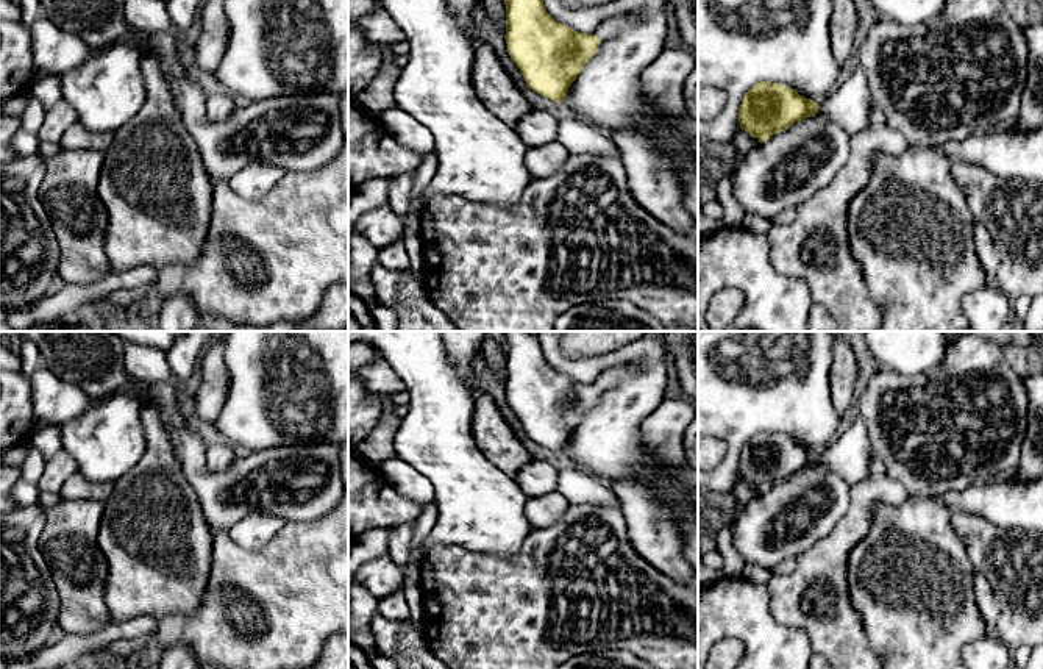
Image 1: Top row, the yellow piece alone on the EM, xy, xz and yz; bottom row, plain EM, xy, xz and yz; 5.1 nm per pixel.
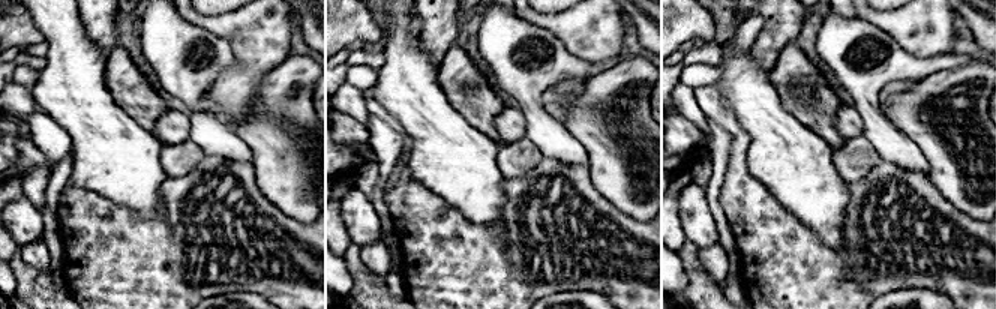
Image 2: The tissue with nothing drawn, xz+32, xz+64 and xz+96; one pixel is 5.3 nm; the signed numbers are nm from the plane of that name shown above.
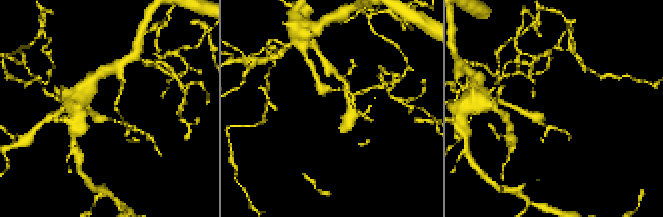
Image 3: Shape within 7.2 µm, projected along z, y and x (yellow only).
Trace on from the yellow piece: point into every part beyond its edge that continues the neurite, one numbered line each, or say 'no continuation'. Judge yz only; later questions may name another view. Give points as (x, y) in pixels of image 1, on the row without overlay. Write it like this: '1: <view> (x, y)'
1: yz (850, 455)

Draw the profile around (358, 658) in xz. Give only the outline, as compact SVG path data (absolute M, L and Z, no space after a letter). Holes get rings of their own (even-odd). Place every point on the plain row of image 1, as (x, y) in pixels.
M348 642L348 669L373 669L367 653L351 642Z

